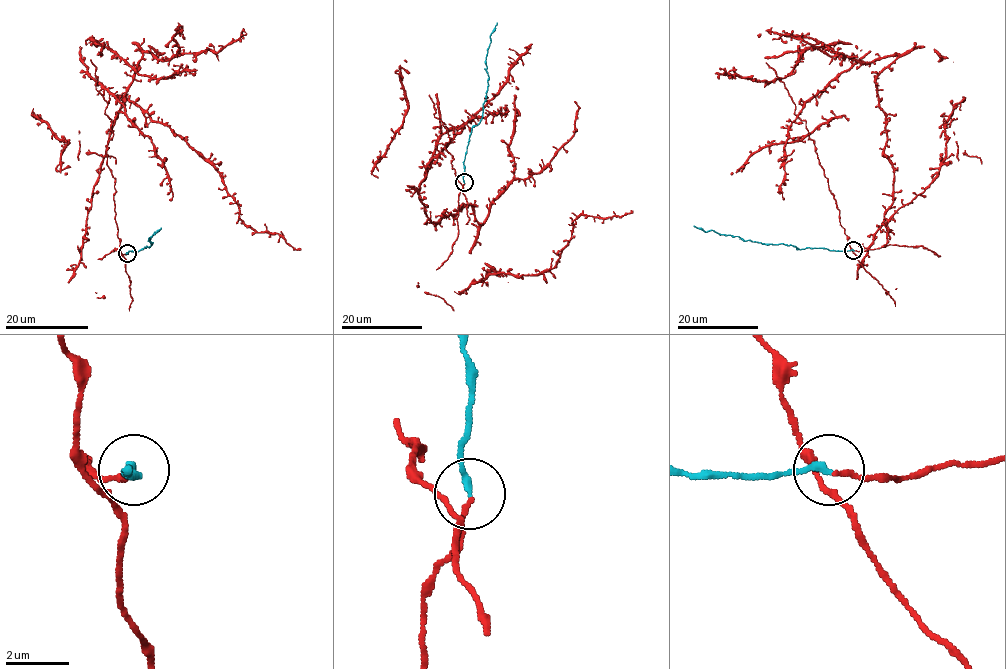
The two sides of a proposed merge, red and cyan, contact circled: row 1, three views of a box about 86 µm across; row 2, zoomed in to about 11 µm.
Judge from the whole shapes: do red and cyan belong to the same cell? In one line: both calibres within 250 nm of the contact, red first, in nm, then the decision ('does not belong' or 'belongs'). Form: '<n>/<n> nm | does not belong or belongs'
90/220 nm | belongs

